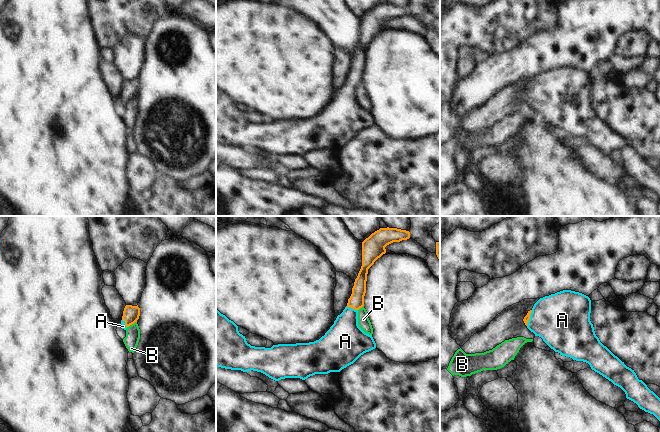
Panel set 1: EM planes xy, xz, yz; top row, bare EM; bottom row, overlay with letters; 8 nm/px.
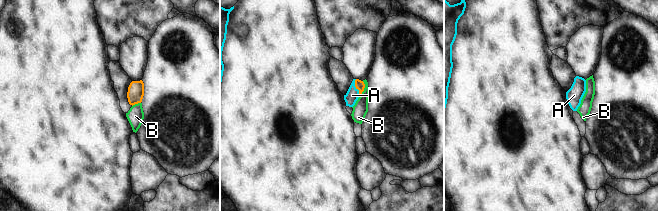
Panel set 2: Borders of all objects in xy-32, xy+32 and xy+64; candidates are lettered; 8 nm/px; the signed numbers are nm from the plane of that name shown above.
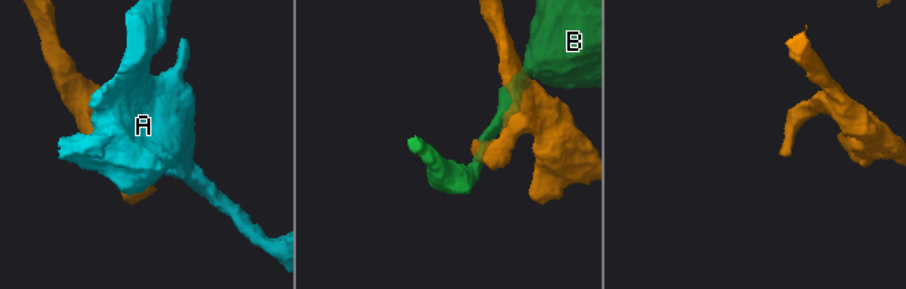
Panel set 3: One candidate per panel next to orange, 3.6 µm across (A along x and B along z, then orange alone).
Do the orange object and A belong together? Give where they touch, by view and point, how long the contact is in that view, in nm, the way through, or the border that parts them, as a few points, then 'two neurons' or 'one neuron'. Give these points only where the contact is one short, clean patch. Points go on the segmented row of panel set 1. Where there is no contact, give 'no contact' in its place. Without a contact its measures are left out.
yz (529, 318) | 140 nm | across yz (527, 317), (529, 318), (560, 319) | one neuron

